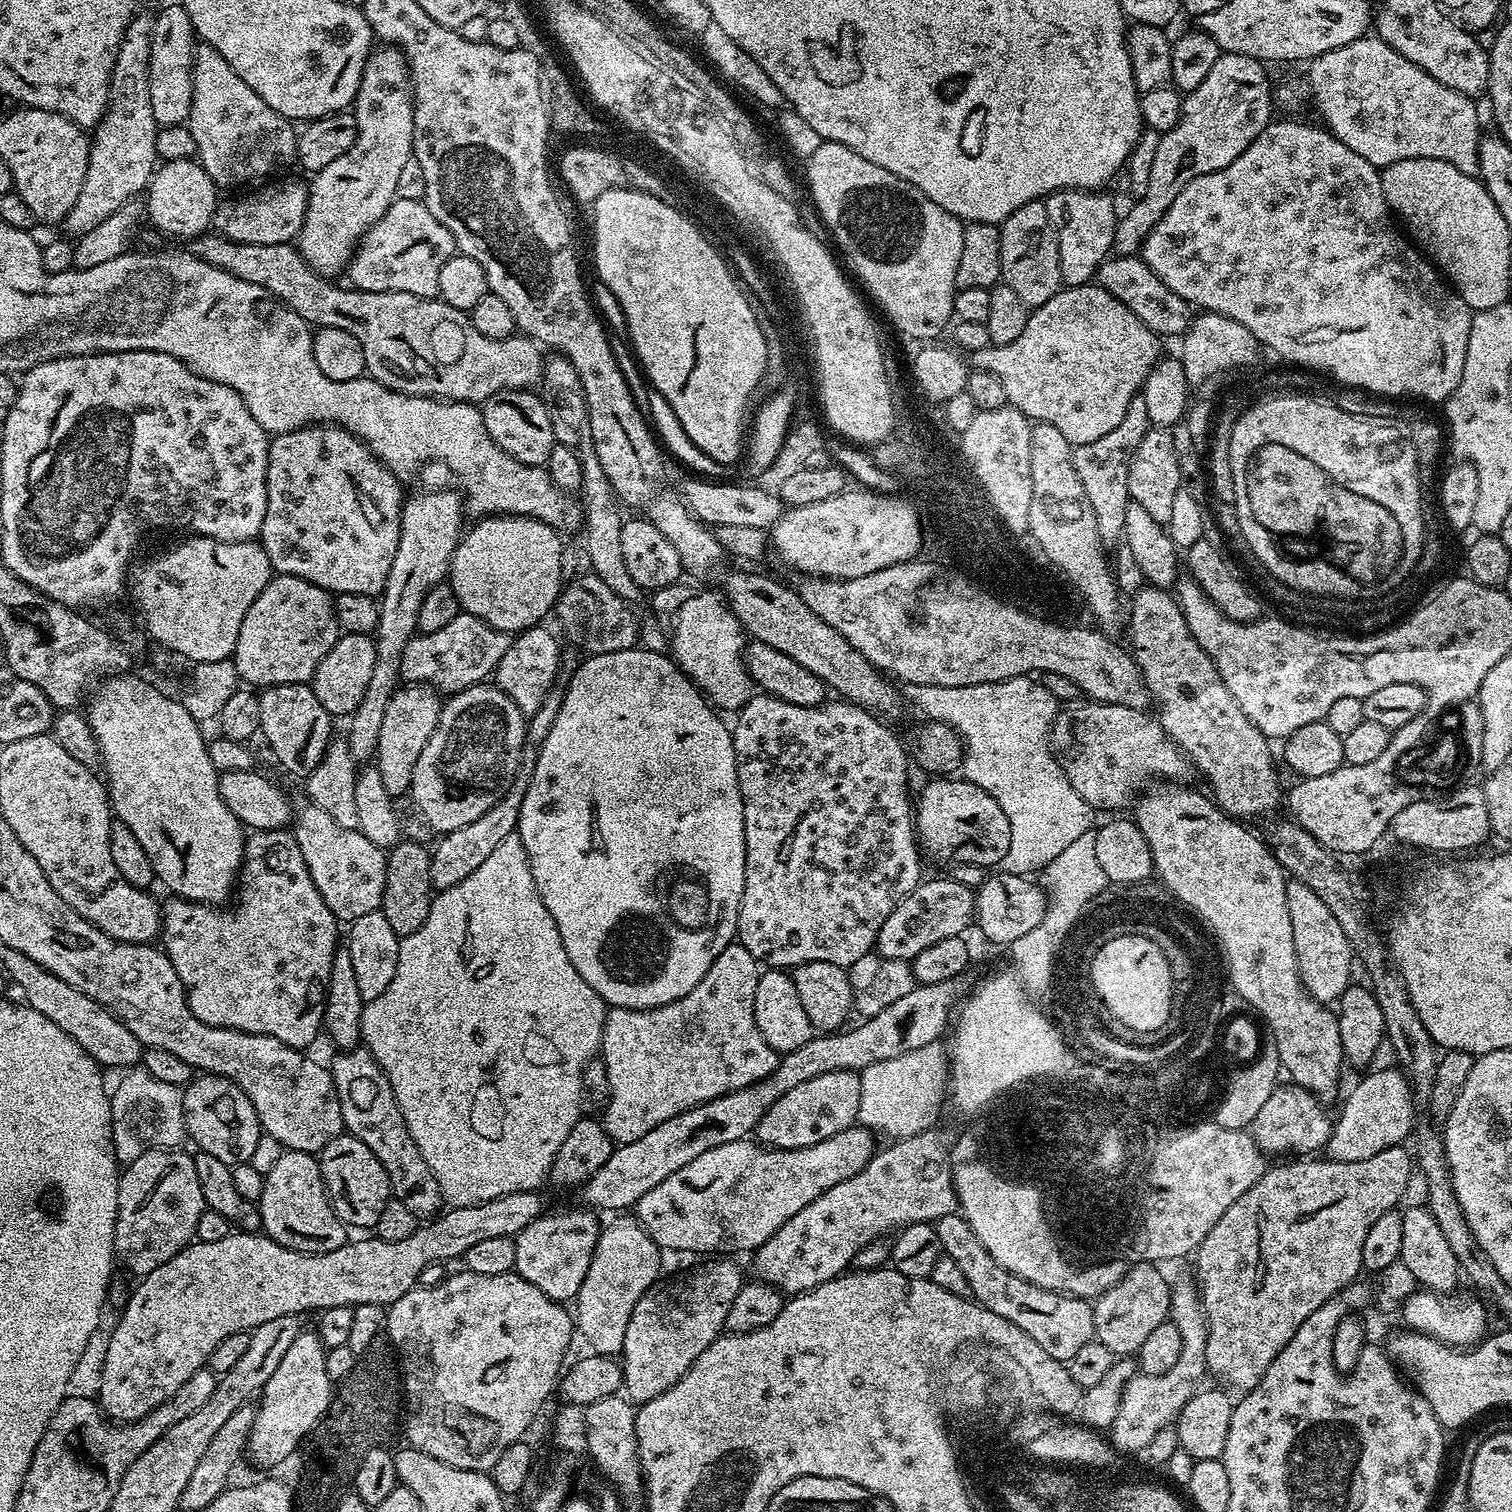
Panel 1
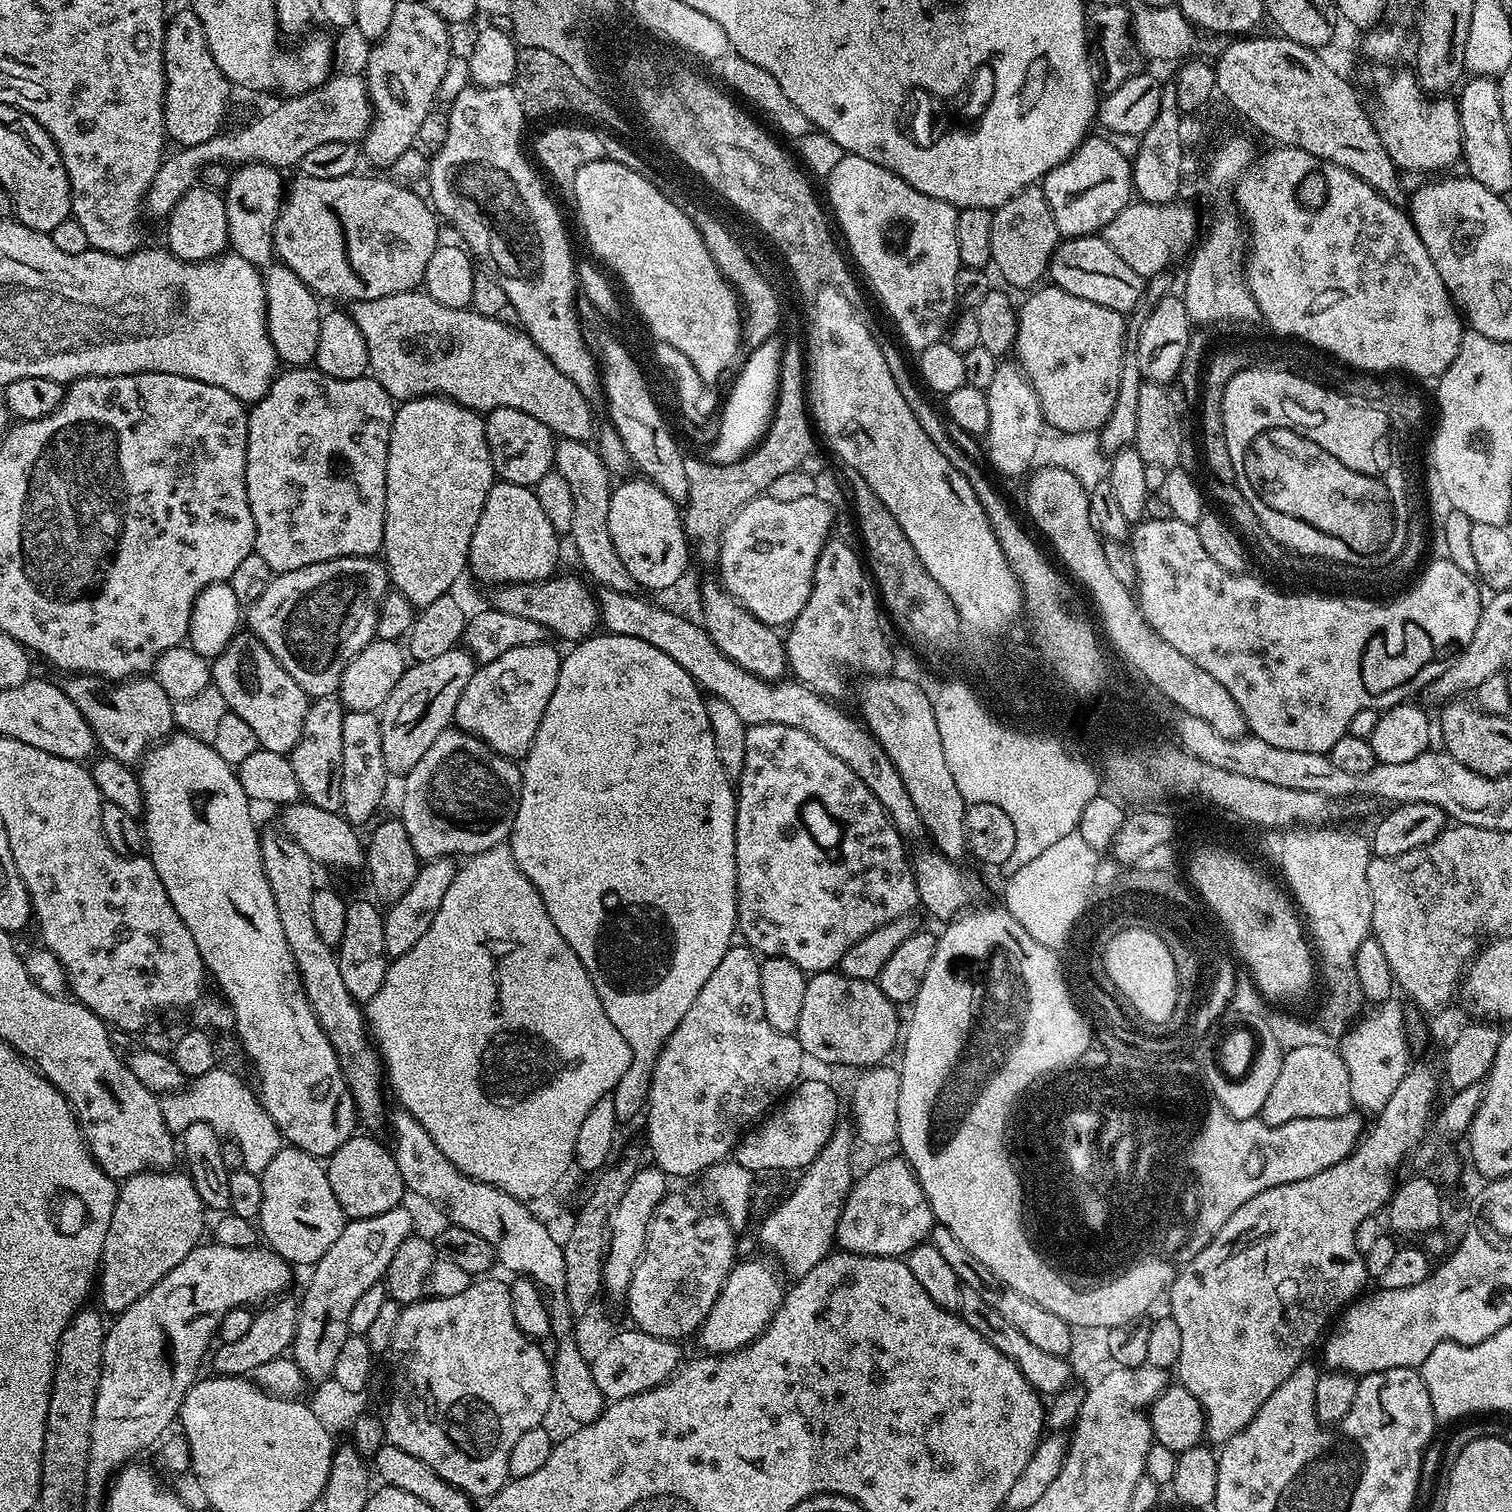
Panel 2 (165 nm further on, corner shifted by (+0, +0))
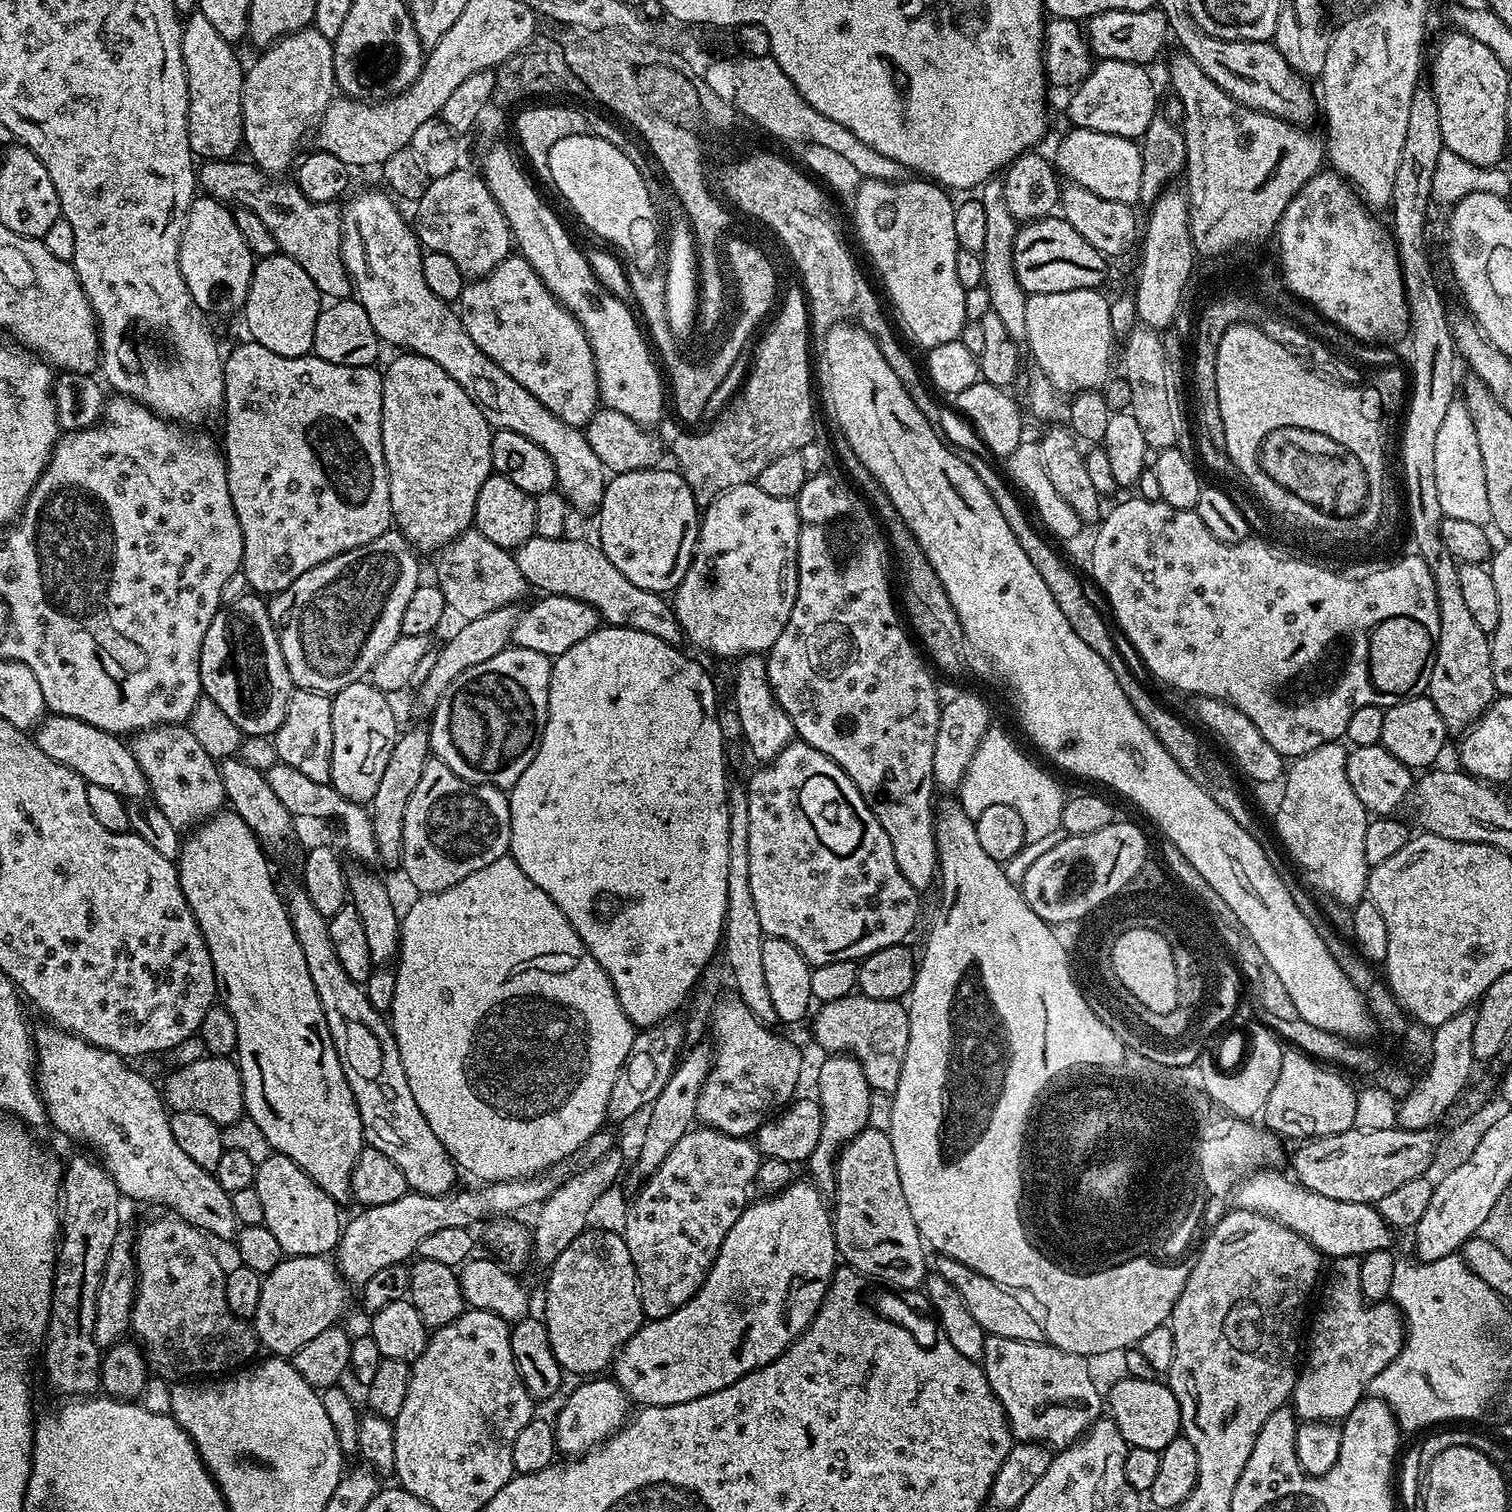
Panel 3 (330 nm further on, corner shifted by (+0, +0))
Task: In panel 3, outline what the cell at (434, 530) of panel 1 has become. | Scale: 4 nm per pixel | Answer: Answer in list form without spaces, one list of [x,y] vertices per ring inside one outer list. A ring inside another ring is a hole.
[[[404,352],[397,356],[400,357],[397,360],[390,361],[388,369],[383,369],[382,372],[384,378],[384,389],[382,390],[382,450],[384,451],[386,470],[388,471],[393,523],[411,541],[417,551],[433,550],[433,552],[436,552],[459,537],[464,531],[469,531],[475,521],[478,491],[482,488],[483,482],[486,482],[486,478],[493,475],[494,472],[492,466],[492,434],[494,429],[492,425],[486,422],[482,410],[478,410],[478,406],[472,401],[470,394],[466,394],[466,390],[462,390],[462,386],[458,386],[458,382],[454,382],[454,378],[450,378],[450,374],[446,374],[446,370],[442,370],[442,366],[438,366],[438,362],[430,362],[430,358],[416,356],[413,352]]]

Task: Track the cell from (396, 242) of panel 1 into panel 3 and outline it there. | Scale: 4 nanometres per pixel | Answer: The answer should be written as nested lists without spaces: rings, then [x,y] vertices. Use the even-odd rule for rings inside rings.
[[[232,158],[203,161],[198,168],[199,187],[207,195],[229,206],[239,206],[254,210],[254,214],[258,214],[258,218],[262,218],[262,222],[266,222],[266,230],[270,230],[270,234],[274,234],[277,249],[283,255],[294,258],[298,262],[298,266],[302,266],[302,270],[306,270],[306,274],[310,274],[314,286],[325,297],[351,297],[354,292],[352,280],[348,277],[346,266],[340,258],[340,238],[342,235],[341,209],[335,203],[327,204],[326,202],[311,200],[309,196],[302,194],[302,190],[295,182],[288,181],[287,184],[284,178],[276,174],[263,172],[261,168],[257,168],[251,162],[235,164],[236,162]]]

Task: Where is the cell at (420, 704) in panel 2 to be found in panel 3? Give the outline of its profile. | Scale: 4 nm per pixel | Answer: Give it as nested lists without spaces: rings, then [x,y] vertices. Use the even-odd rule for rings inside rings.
[[[509,606],[494,610],[490,614],[482,614],[482,618],[461,623],[461,628],[445,642],[444,649],[436,652],[437,661],[430,676],[426,682],[422,682],[415,693],[415,707],[420,712],[424,711],[424,714],[431,713],[452,681],[458,678],[458,674],[470,670],[470,666],[479,666],[482,662],[487,662],[489,658],[494,658],[494,654],[509,647],[512,644],[512,631],[516,625],[517,615],[517,609]]]

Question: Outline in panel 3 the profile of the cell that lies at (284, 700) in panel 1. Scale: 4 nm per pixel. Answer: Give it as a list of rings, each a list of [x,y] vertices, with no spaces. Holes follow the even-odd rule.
[[[247,594],[237,600],[229,599],[210,622],[210,630],[206,630],[206,638],[202,638],[200,651],[200,687],[203,695],[209,696],[218,706],[222,706],[225,714],[233,720],[244,736],[271,737],[282,726],[282,718],[286,718],[286,706],[290,702],[294,685],[286,658],[282,658],[282,646],[275,626],[268,613],[268,604],[259,595]]]

